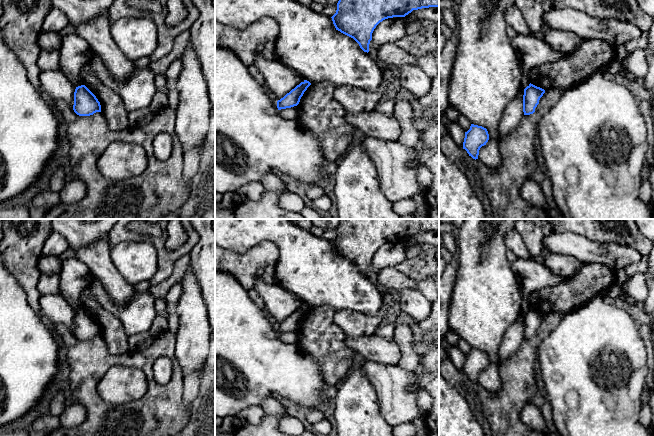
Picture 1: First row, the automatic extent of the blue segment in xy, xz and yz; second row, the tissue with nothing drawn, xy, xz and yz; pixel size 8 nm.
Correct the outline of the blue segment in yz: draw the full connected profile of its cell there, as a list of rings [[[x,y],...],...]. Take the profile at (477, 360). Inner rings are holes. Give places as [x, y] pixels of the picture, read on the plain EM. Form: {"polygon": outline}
{"polygon": [[[471,348],[470,353],[465,356],[463,373],[476,384],[478,383],[480,372],[486,369],[488,364],[489,358],[486,352]]]}

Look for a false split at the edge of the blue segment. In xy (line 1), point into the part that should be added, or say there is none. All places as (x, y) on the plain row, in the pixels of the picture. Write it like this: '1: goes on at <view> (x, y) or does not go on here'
1: does not go on here

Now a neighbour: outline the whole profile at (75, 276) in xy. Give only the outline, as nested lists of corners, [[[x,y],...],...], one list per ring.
[[[77,257],[66,258],[62,260],[59,278],[61,295],[76,311],[83,309],[81,296],[92,279],[88,266]]]

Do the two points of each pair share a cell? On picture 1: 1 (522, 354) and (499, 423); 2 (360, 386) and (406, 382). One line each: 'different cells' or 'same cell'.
1: same cell
2: different cells

